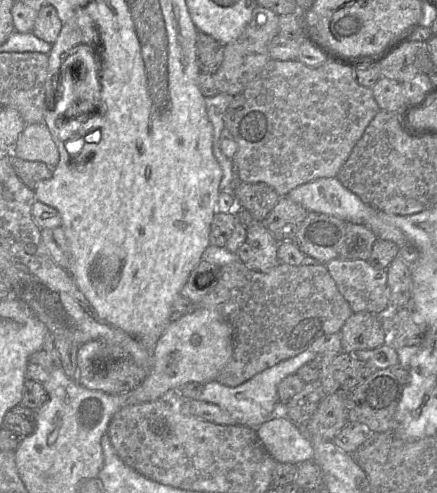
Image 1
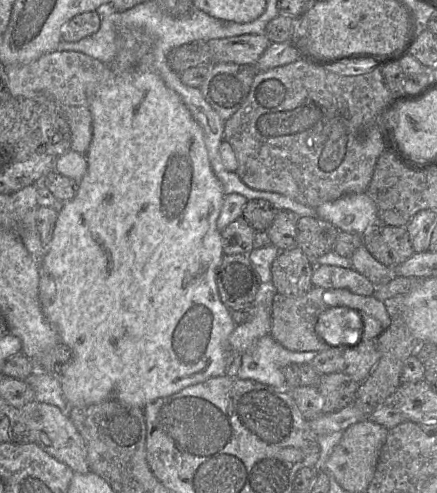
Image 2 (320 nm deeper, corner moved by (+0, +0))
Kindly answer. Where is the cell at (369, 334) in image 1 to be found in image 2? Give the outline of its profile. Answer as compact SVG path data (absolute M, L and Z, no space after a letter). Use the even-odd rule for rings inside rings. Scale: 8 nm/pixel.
M375 340L362 341L354 347L343 351L344 364L342 372L354 381L364 381L379 361L379 351Z

